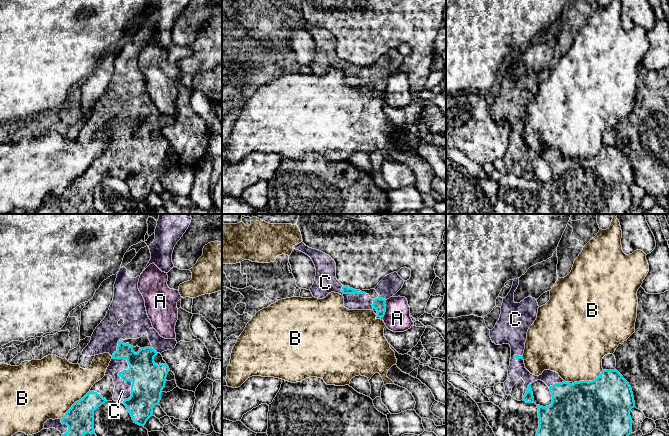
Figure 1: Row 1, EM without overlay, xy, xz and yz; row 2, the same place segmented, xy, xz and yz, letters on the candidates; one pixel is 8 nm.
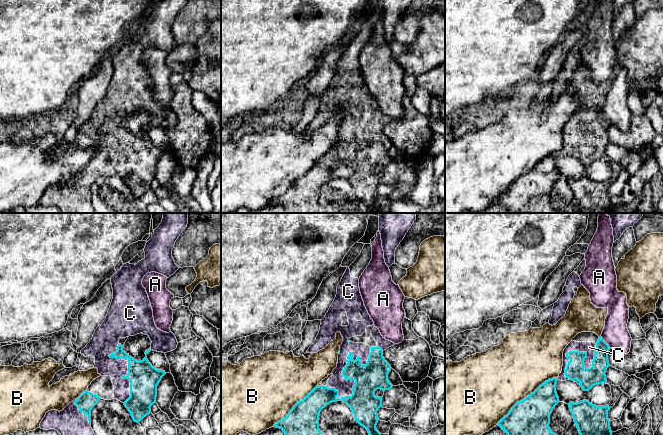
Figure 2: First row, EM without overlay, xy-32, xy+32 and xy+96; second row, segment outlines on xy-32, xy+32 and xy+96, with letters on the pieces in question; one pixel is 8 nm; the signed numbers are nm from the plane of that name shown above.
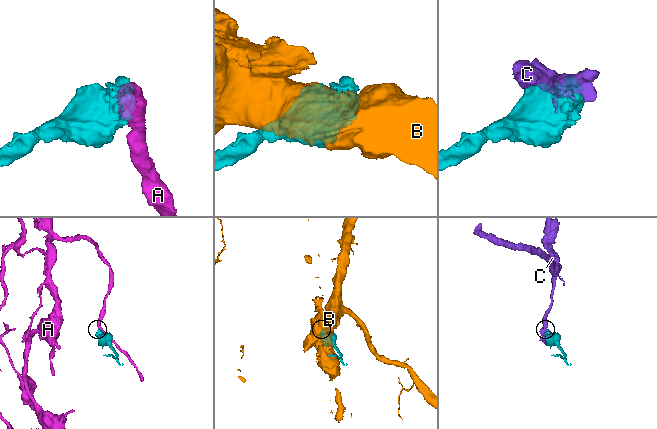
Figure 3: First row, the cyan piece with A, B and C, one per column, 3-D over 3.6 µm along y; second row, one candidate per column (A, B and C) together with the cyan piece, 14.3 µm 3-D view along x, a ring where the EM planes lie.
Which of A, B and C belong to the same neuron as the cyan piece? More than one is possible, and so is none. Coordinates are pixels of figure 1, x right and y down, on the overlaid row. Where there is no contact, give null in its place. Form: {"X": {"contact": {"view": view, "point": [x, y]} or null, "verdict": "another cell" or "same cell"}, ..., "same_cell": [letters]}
{"A": {"contact": {"view": "xz", "point": [385, 309]}, "verdict": "another cell"}, "B": {"contact": {"view": "xy", "point": [73, 404]}, "verdict": "another cell"}, "C": {"contact": {"view": "xy", "point": [119, 375]}, "verdict": "same cell"}, "same_cell": ["C"]}

